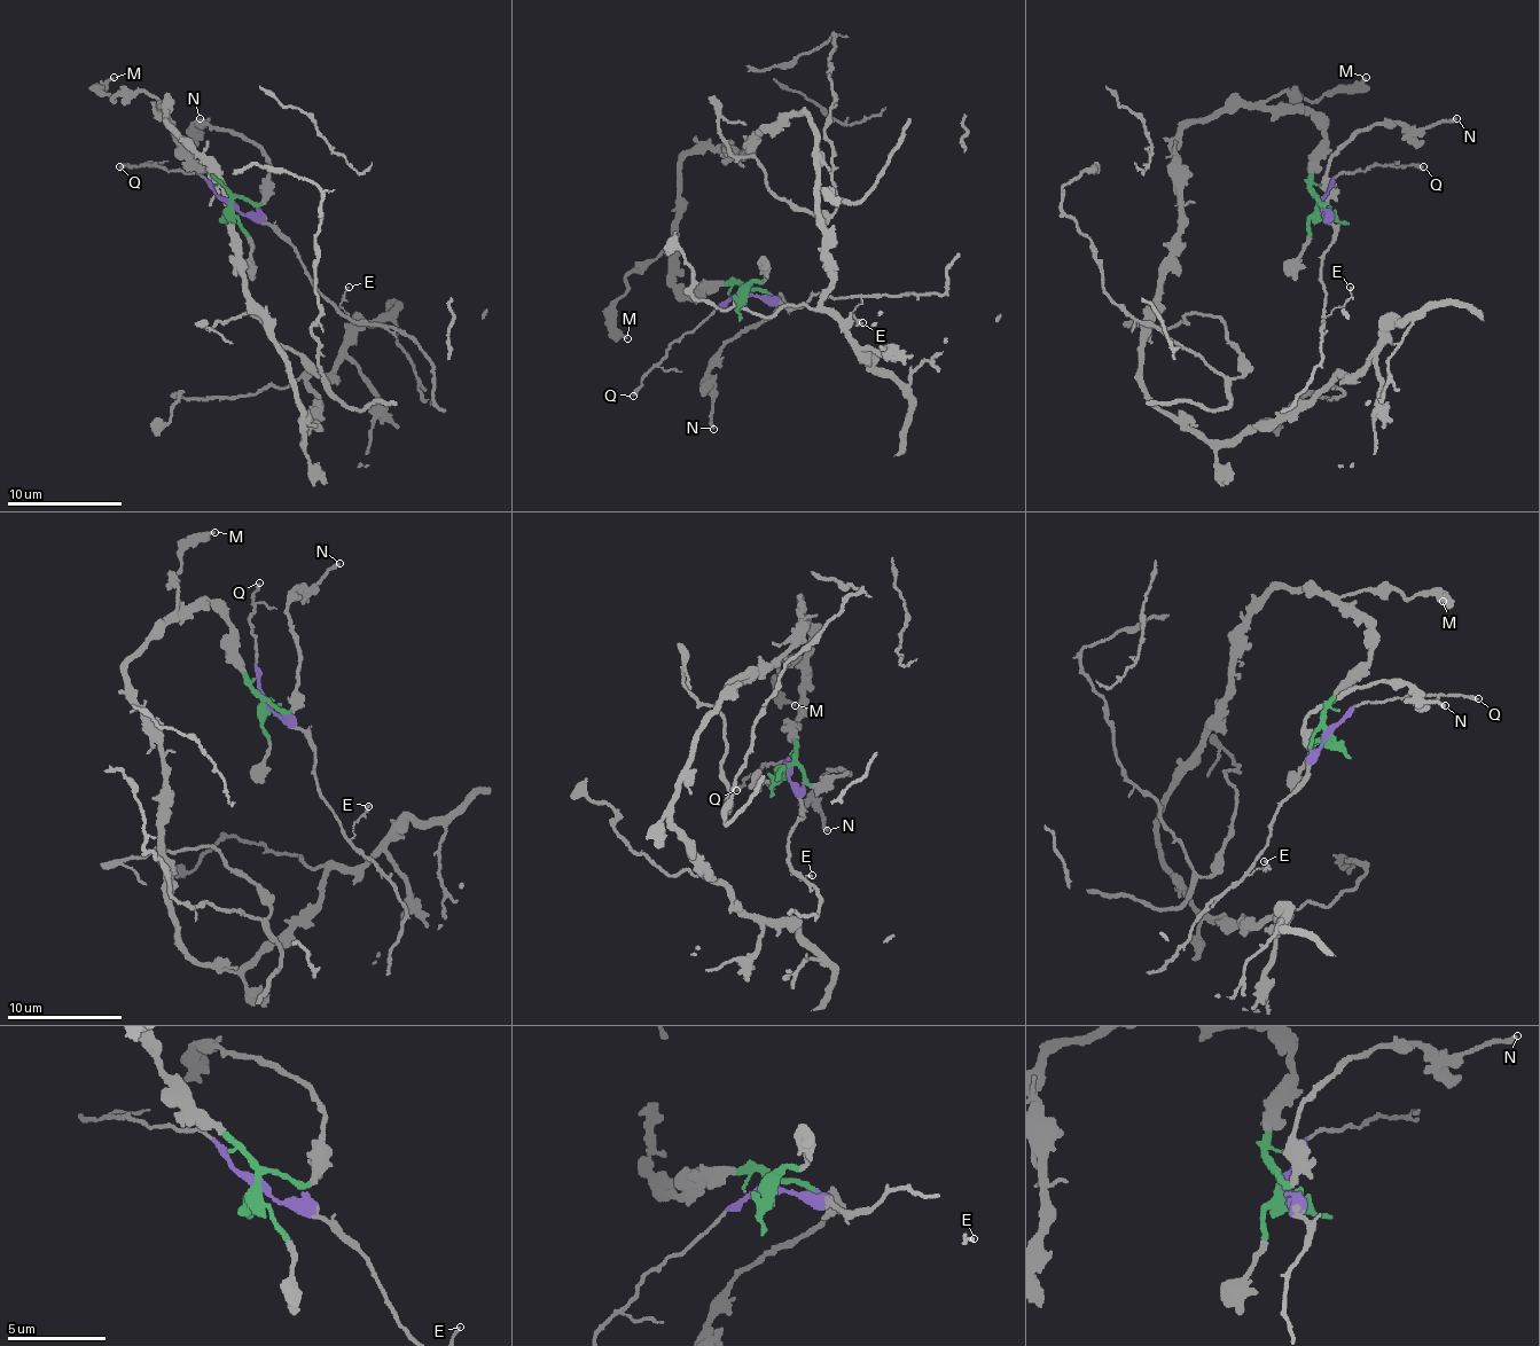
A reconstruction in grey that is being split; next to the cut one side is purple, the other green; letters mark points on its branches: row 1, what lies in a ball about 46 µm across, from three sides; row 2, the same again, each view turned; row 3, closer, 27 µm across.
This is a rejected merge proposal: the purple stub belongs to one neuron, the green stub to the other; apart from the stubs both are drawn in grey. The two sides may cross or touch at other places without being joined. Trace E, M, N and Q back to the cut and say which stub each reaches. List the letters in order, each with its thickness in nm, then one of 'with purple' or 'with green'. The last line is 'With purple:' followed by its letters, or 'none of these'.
E: 120 nm | with purple
M: 200 nm | with green
N: 200 nm | with green
Q: 240 nm | with purple
With purple: E, Q

